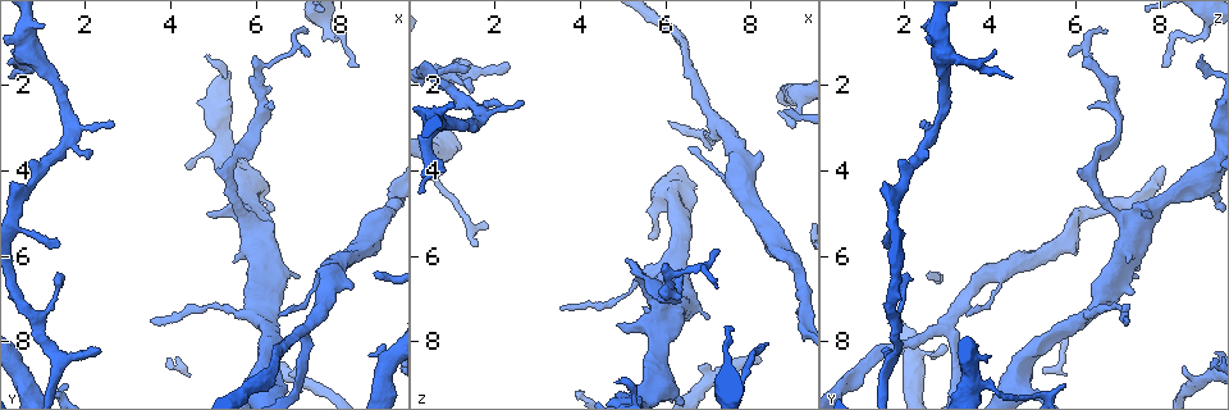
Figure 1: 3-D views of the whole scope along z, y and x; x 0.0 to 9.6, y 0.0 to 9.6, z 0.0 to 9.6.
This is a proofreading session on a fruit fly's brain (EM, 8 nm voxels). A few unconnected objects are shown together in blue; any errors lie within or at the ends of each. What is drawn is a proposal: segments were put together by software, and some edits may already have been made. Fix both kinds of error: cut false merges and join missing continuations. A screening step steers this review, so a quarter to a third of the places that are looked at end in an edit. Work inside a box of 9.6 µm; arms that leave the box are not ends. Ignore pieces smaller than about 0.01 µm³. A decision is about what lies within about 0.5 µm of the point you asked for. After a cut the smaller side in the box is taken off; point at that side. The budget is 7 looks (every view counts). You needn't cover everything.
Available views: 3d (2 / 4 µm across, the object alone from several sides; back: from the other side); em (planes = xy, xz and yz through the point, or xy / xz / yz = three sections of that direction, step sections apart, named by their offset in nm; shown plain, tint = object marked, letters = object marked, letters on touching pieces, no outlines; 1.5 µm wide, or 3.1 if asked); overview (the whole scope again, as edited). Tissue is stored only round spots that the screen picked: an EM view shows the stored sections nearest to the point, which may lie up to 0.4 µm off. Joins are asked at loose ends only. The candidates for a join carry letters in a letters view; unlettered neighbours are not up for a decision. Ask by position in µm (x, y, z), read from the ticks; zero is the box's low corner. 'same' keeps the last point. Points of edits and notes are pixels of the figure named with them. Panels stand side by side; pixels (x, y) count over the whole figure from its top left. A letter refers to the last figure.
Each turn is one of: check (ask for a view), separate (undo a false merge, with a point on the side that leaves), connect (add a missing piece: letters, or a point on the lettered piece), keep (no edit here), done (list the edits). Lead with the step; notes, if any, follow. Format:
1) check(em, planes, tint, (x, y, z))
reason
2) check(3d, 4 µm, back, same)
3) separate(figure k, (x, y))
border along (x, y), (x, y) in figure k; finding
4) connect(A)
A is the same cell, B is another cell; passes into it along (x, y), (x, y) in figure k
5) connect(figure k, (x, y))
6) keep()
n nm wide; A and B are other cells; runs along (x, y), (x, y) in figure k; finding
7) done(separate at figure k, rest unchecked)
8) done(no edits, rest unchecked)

check(3d, 4 µm, (6.55, 7.35, 3.55))
thin end

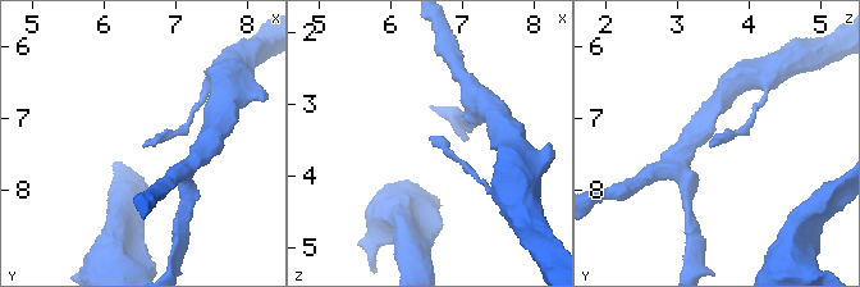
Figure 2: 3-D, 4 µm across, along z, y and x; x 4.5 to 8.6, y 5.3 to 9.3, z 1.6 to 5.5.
check(em, planes, letters, (6.50, 7.35, 3.50))

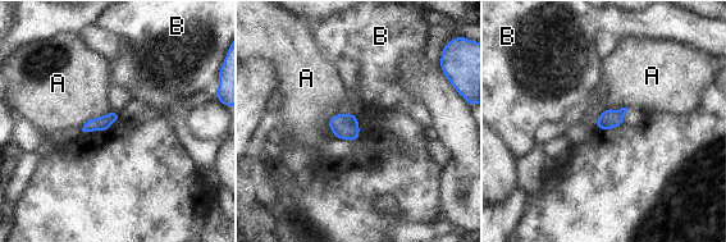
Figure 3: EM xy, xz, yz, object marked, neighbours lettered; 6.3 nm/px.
keep()
A and B are other cells; border along (109, 112), (91, 117), (78, 131) in figure 3; no lettered piece goes on from it

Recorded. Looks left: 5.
check(em, planes, letters, (7.00, 8.60, 8.50))
free end

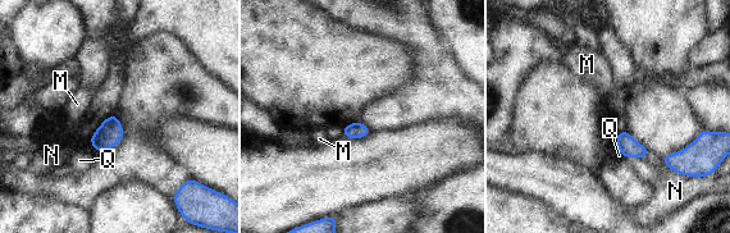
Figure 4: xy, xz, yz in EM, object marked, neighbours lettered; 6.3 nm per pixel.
keep()
N touches over 150 nm; M, N and Q are other cells; border along (661, 156), (662, 161), (676, 173) in figure 4; none of them fits

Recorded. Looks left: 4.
check(3d, 2 µm, (2.15, 3.75, 2.55))
an open end

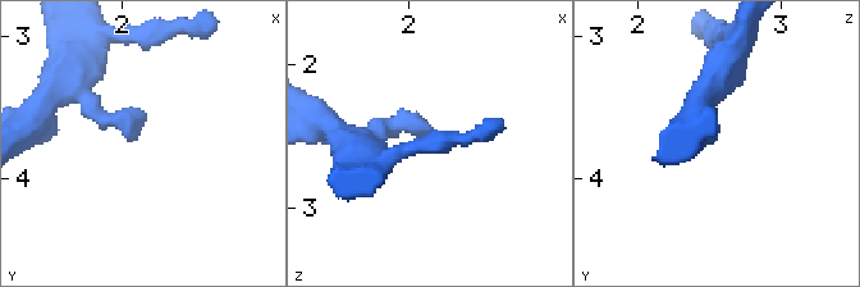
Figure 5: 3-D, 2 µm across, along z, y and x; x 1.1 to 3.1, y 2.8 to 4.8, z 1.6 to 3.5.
check(em, yz, step 8, letters, same)

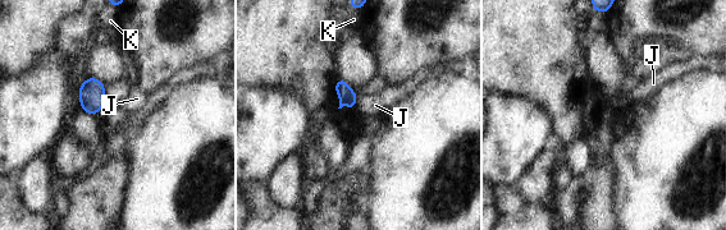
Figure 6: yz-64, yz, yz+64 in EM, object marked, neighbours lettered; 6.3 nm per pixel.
keep()
J and K are other cells; border along (357, 93), (355, 106) in figure 6; none of them fits

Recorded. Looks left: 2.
done(no edits, rest unchecked)

